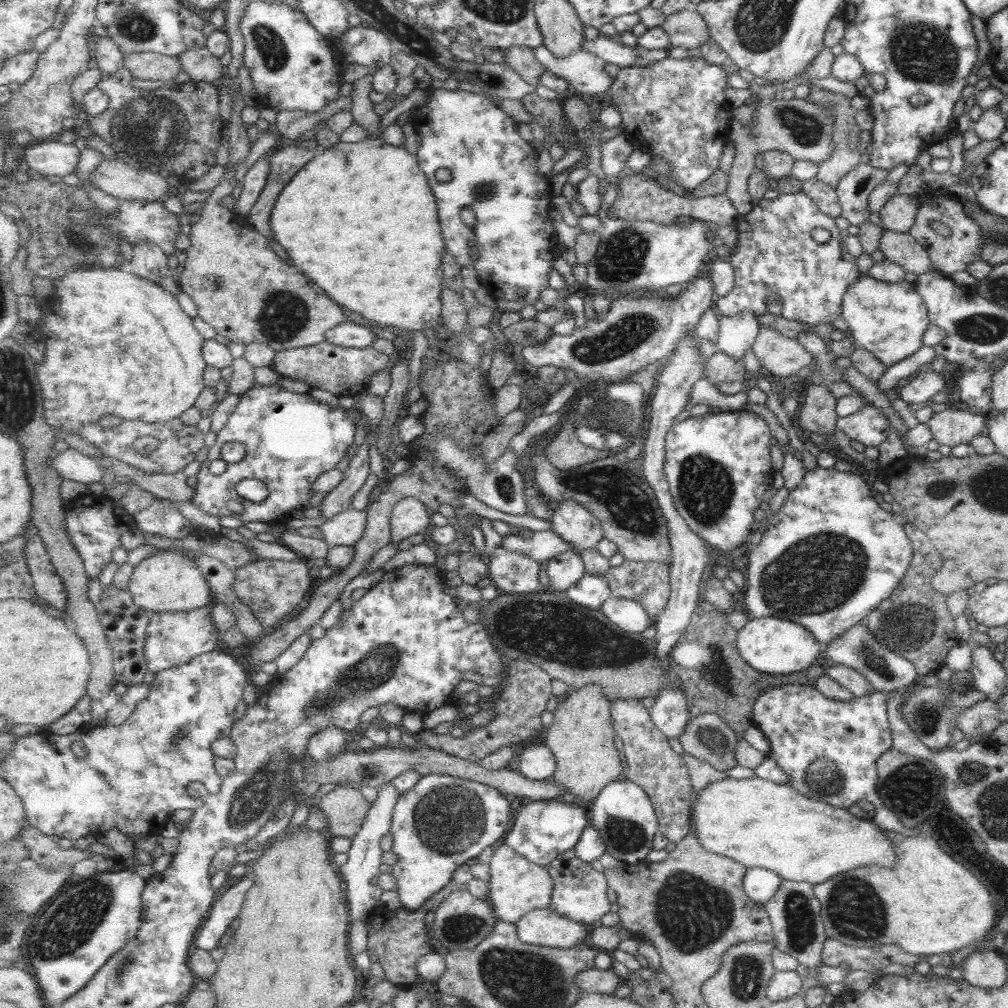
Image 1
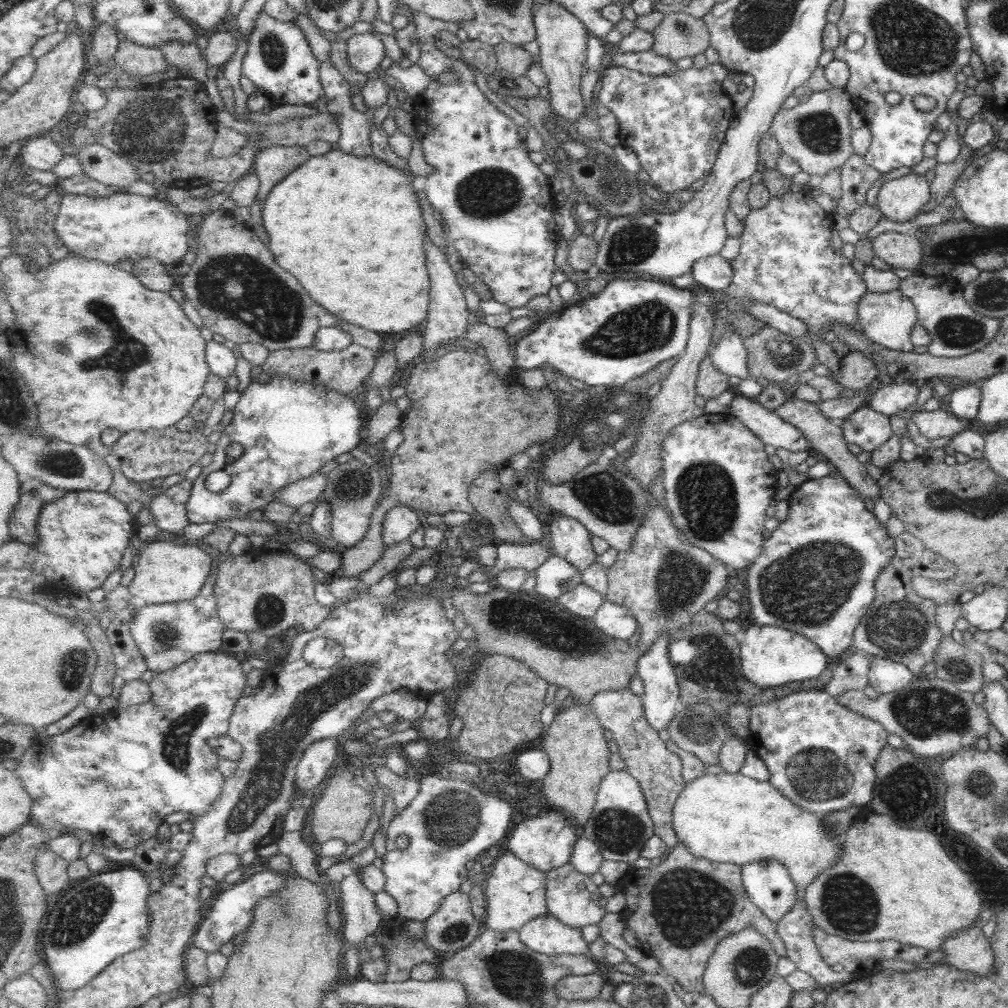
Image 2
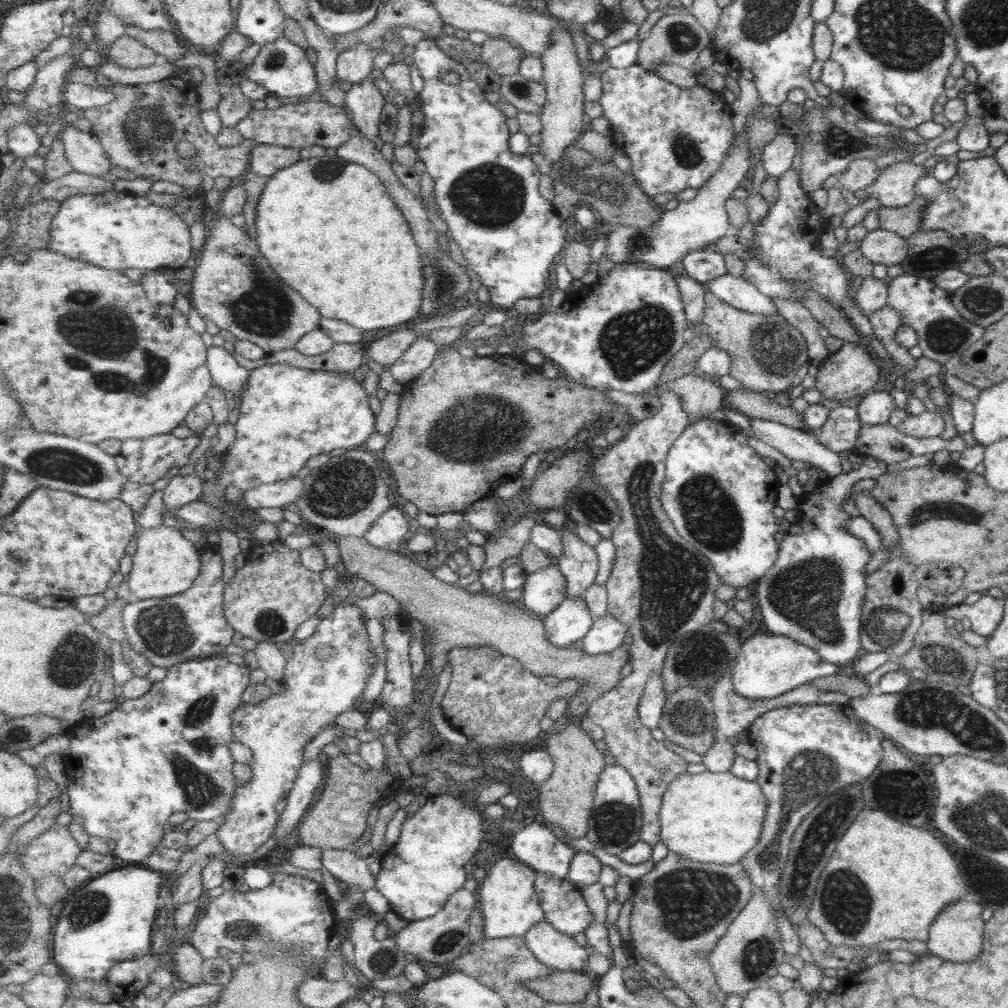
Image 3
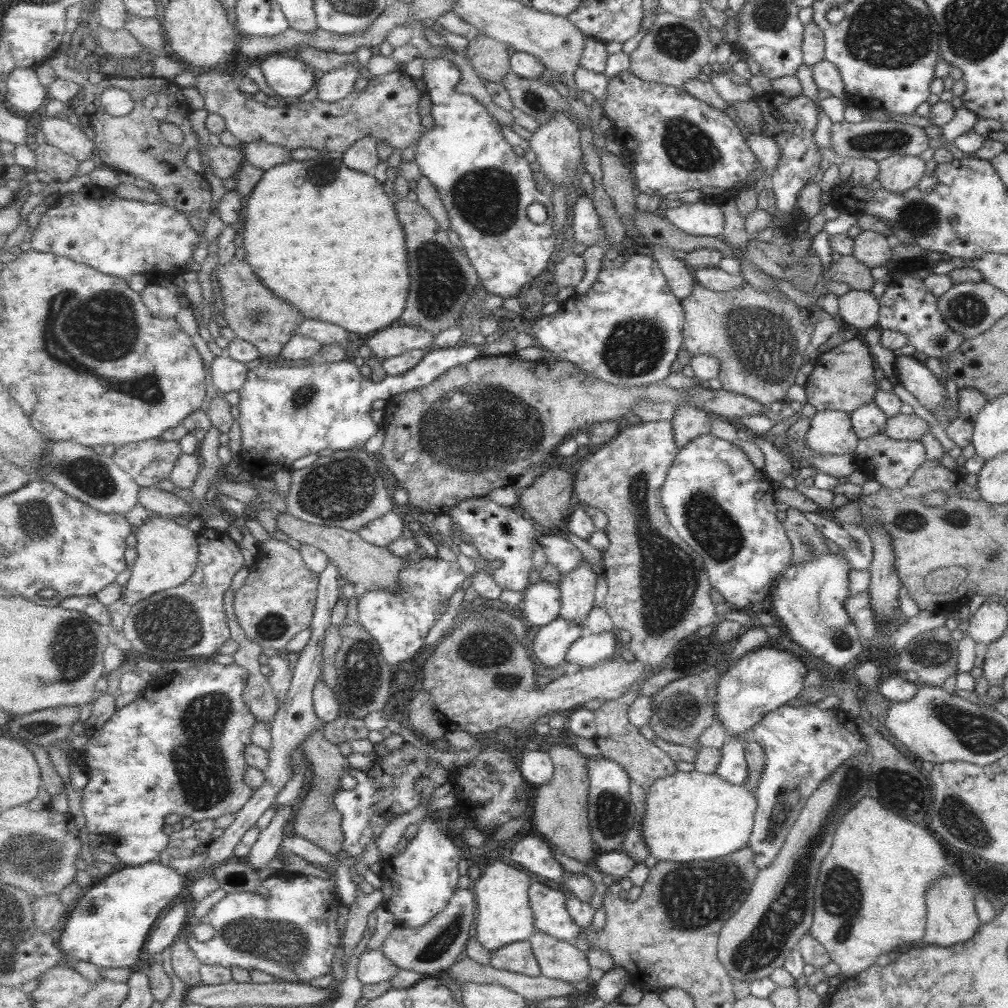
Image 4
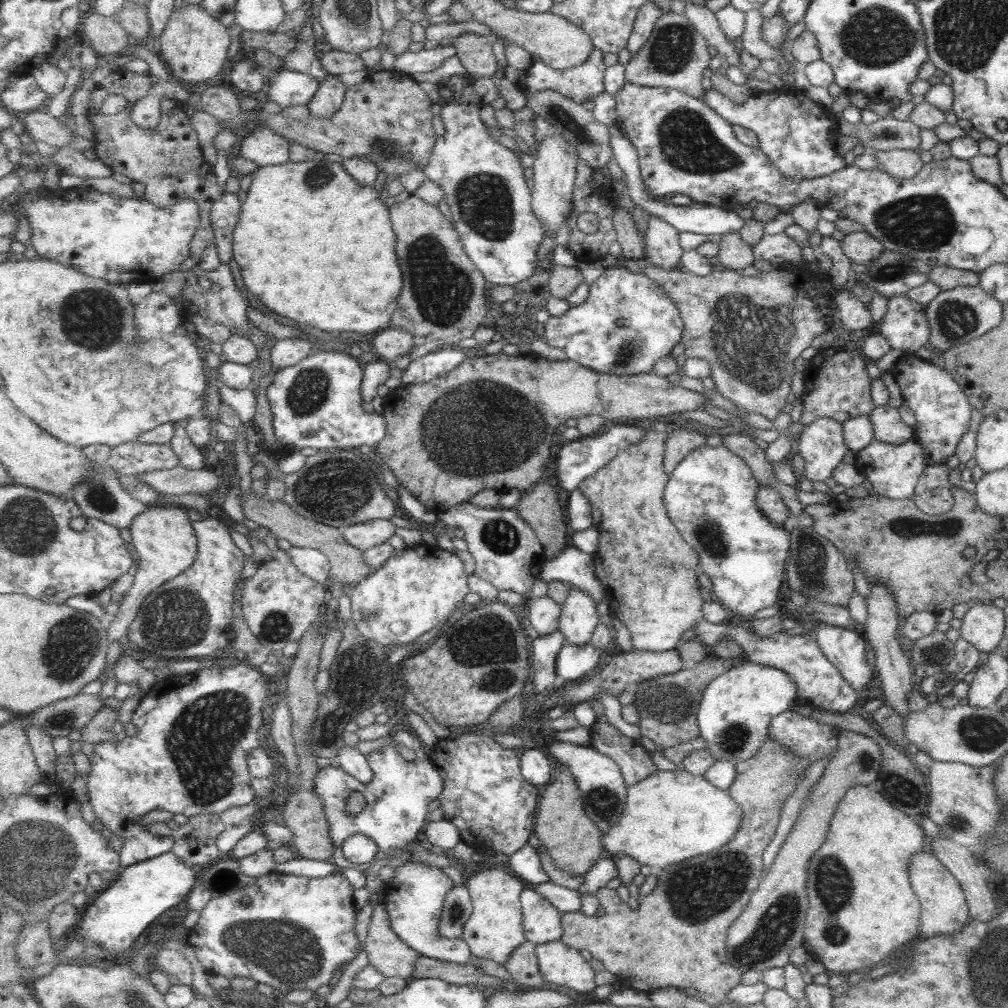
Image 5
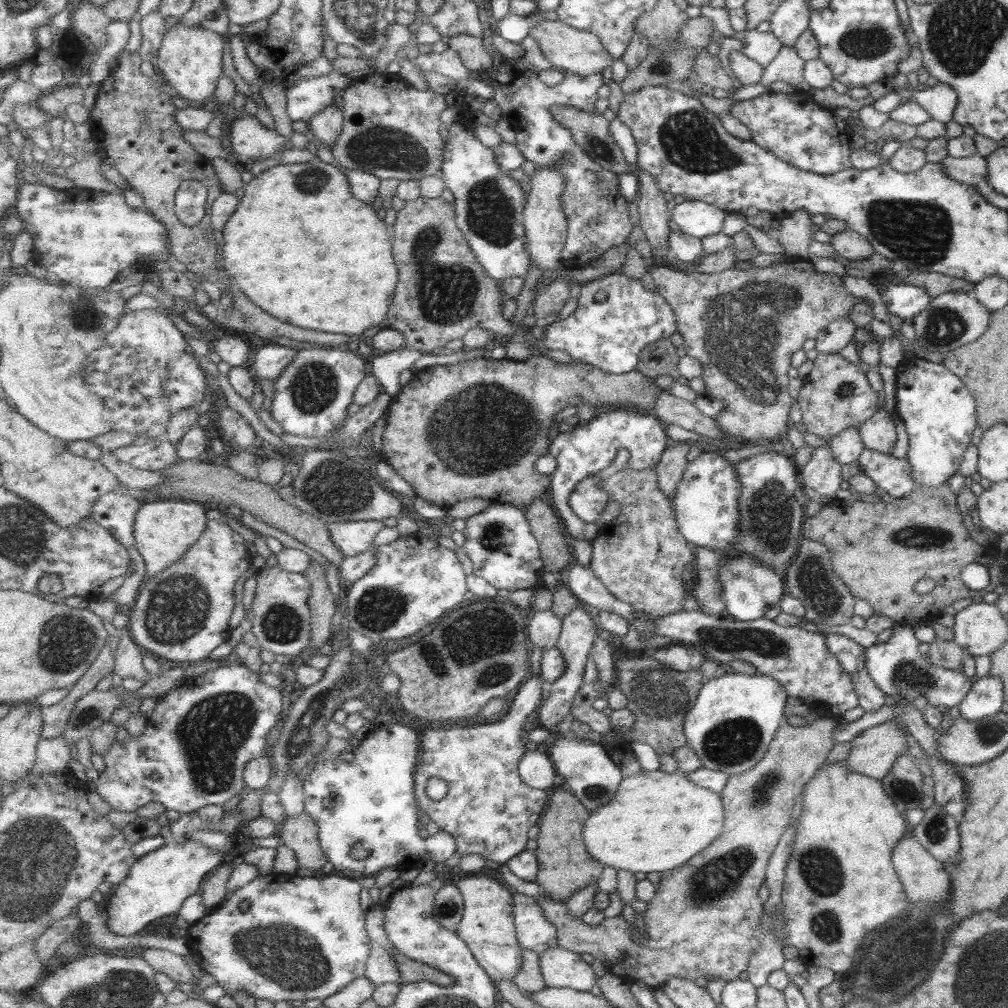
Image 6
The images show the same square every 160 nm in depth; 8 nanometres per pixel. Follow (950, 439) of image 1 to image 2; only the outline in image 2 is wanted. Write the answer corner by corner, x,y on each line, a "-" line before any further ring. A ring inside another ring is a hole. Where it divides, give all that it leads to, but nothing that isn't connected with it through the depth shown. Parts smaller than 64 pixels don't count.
945,407
933,411
917,411
911,415
919,434
930,440
952,439
958,432
964,431
967,421
957,418

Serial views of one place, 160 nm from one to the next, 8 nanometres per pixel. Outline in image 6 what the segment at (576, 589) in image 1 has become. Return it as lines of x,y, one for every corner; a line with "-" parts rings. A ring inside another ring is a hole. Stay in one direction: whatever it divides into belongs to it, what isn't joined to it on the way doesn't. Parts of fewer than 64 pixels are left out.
535,664
532,675
518,690
507,714
494,723
471,725
461,727
449,723
439,725
439,728
421,732
421,764
418,766
415,790
418,795
418,803
421,812
426,813
431,821
437,824
441,830
447,831
456,841
459,856
467,854
480,854
487,860
497,863
507,863
514,856
521,854
527,848
529,830
534,824
538,824
542,818
545,806
550,801
551,791
533,788
526,781
521,780
520,760
526,755
527,746
523,744
523,736
527,736
527,716
537,712
543,703
543,684
545,679
540,674
-
437,776
445,780
449,790
443,799
433,799
430,794
431,778

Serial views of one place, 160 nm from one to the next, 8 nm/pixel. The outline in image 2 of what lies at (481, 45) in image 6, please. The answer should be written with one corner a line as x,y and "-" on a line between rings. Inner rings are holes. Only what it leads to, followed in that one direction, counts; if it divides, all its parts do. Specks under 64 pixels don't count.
499,43
494,45
494,51
497,55
498,67
518,76
527,77
531,67
537,62
537,58
522,45

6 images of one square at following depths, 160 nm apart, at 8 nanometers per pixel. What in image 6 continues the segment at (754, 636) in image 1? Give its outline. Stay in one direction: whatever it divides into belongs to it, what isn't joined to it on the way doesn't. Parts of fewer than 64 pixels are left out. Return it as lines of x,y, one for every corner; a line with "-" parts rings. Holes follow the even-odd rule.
729,671
707,682
685,720
689,745
703,761
703,767
729,775
754,767
769,750
783,718
785,694
779,682
759,673
749,676

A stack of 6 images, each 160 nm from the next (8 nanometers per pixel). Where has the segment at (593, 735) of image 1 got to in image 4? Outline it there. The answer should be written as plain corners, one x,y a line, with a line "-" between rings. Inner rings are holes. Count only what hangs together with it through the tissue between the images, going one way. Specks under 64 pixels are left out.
556,745
550,747
551,758
555,763
555,780
549,784
538,787
535,794
535,830
534,833
543,837
547,842
555,844
569,858
579,862
589,862
594,856
600,854
599,846
591,834
590,825
590,768
588,760
591,756
579,752
570,745

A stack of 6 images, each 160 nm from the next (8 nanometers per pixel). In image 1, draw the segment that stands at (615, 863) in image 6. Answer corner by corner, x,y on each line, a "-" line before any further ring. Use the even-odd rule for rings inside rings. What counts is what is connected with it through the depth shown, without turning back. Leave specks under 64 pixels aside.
750,777
746,779
726,778
725,780
717,781
710,784
704,791
701,791
698,795
695,792
696,797
692,801
692,829
695,829
698,839
702,841
702,845
711,852
717,852
723,856
729,856
733,860
739,861
741,864
747,865
747,868
759,867
766,868
771,872
775,872
782,880
795,880
799,882
808,882
809,884
819,884
824,880
829,880
831,876
839,874
839,872
845,872
845,870
851,870
851,868
857,868
857,866
871,866
871,864
877,866
885,866
885,868
893,868
893,847
889,842
883,829
877,827
875,823
870,820
854,817
850,813
847,813
845,808
835,808
830,804
825,804
821,800
811,800
810,797
803,796
797,789
791,788
791,785
777,784
770,780
763,780
759,777

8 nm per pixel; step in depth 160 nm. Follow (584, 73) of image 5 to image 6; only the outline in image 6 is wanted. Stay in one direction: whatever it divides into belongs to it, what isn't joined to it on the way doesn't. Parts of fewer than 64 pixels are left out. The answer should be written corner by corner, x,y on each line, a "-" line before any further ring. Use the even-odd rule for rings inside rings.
529,36
521,42
524,55
517,60
503,58
506,68
496,74
480,73
480,81
494,89
492,98
502,110
502,119
508,121
516,131
516,144
521,153
539,166
554,166
566,176
566,191
563,191
563,205
569,219
569,237
563,249
563,267
571,270
587,267
589,262
601,258
609,248
627,242
633,234
633,224
629,220
628,206
619,206
617,198
621,195
620,178
617,173
607,171
603,165
595,162
587,152
575,142
573,134
563,123
551,116
550,109
555,105
567,105
587,113
596,113
599,88
603,83
603,74
593,74
589,79
561,69
564,75
562,83
547,86
539,78
541,70
557,69
539,46
538,40

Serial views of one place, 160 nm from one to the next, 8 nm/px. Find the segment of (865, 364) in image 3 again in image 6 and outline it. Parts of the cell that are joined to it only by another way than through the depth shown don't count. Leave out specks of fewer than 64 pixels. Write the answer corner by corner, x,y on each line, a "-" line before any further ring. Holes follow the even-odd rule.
818,353
812,363
813,367
803,376
802,385
795,398
801,410
801,424
807,432
828,442
844,428
857,427
873,416
879,407
879,394
869,386
862,369
849,363
838,353

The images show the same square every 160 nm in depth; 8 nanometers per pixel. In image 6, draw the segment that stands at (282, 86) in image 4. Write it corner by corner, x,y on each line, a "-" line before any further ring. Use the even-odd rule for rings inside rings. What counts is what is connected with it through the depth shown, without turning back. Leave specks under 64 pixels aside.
332,70
328,75
317,78
305,77
299,80
291,88
286,88
287,112
293,121
305,121
309,123
313,116
319,115
327,107
340,101
341,92
345,91
349,84
354,81
354,77
345,76

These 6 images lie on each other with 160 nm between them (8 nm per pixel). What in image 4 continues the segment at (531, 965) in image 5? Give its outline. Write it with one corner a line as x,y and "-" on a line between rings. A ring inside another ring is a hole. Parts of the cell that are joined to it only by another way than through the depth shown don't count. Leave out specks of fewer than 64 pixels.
530,941
508,944
492,953
491,965
504,971
518,972
529,976
541,976
542,968
535,956

